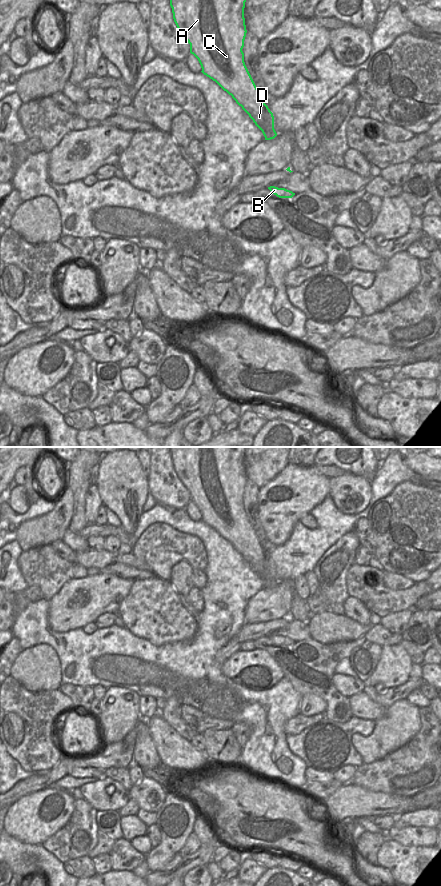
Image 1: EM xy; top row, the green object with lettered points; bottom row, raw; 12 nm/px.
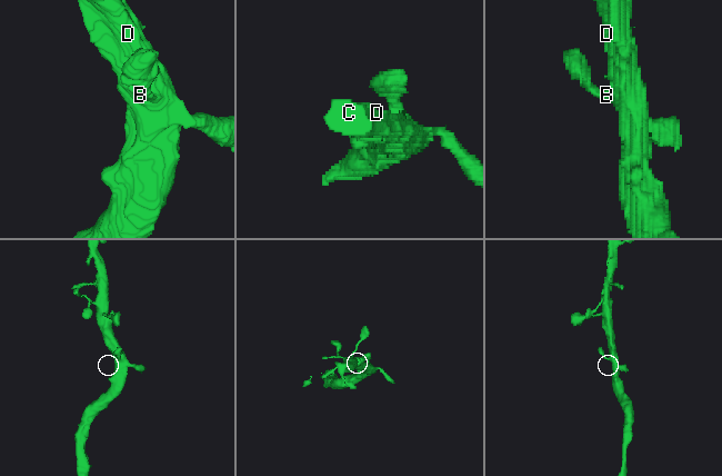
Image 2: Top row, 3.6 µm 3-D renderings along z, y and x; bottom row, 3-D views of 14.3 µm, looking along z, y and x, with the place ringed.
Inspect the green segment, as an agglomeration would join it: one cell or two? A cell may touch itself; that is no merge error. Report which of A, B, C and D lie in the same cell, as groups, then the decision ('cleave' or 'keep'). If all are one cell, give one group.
A B C D; keep

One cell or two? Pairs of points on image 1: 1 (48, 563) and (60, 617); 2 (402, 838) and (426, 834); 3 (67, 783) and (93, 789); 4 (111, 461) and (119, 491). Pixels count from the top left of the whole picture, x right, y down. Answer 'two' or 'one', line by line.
1: two
2: one
3: two
4: one

